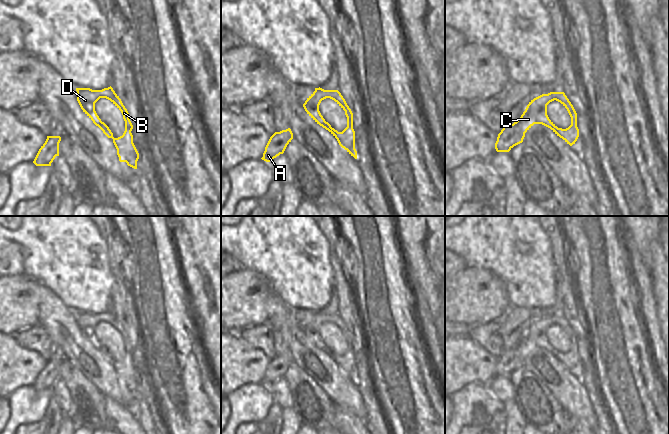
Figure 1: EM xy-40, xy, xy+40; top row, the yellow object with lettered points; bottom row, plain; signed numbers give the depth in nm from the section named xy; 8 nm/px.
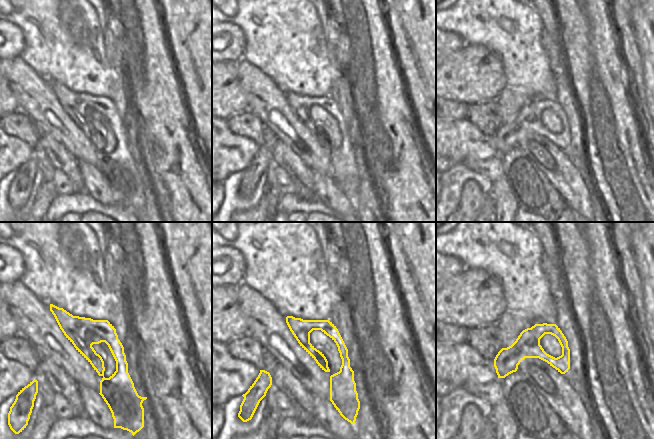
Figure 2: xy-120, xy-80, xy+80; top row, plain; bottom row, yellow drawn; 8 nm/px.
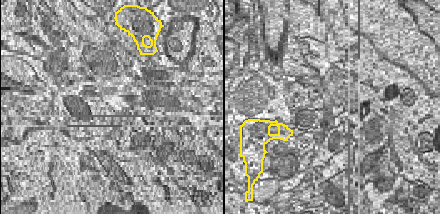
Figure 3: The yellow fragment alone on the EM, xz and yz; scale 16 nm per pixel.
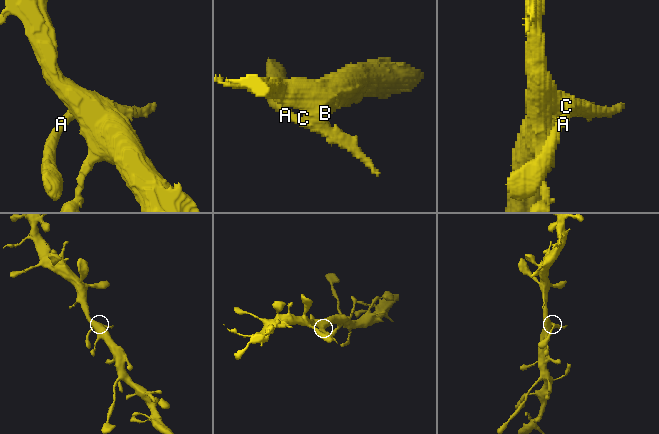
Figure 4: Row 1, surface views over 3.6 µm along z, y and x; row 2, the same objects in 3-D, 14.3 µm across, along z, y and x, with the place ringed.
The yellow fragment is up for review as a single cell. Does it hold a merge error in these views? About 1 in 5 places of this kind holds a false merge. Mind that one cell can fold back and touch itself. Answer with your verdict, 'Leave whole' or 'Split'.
Leave whole

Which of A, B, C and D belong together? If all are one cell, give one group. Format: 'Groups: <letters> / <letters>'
Groups: A B C D

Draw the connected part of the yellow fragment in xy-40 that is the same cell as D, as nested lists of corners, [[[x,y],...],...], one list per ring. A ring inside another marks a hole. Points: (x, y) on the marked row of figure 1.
[[[110,86],[102,90],[92,90],[90,88],[76,88],[77,101],[83,110],[83,112],[98,126],[103,133],[113,139],[113,143],[117,149],[117,155],[120,162],[126,162],[128,166],[137,169],[137,161],[139,159],[139,153],[133,143],[133,135],[131,133],[133,125],[129,119],[129,113],[123,105],[119,96],[115,93]],[[100,98],[106,98],[110,100],[122,113],[125,121],[125,131],[122,136],[118,138],[113,137],[113,133],[109,127],[101,121],[95,111],[95,103]]]

